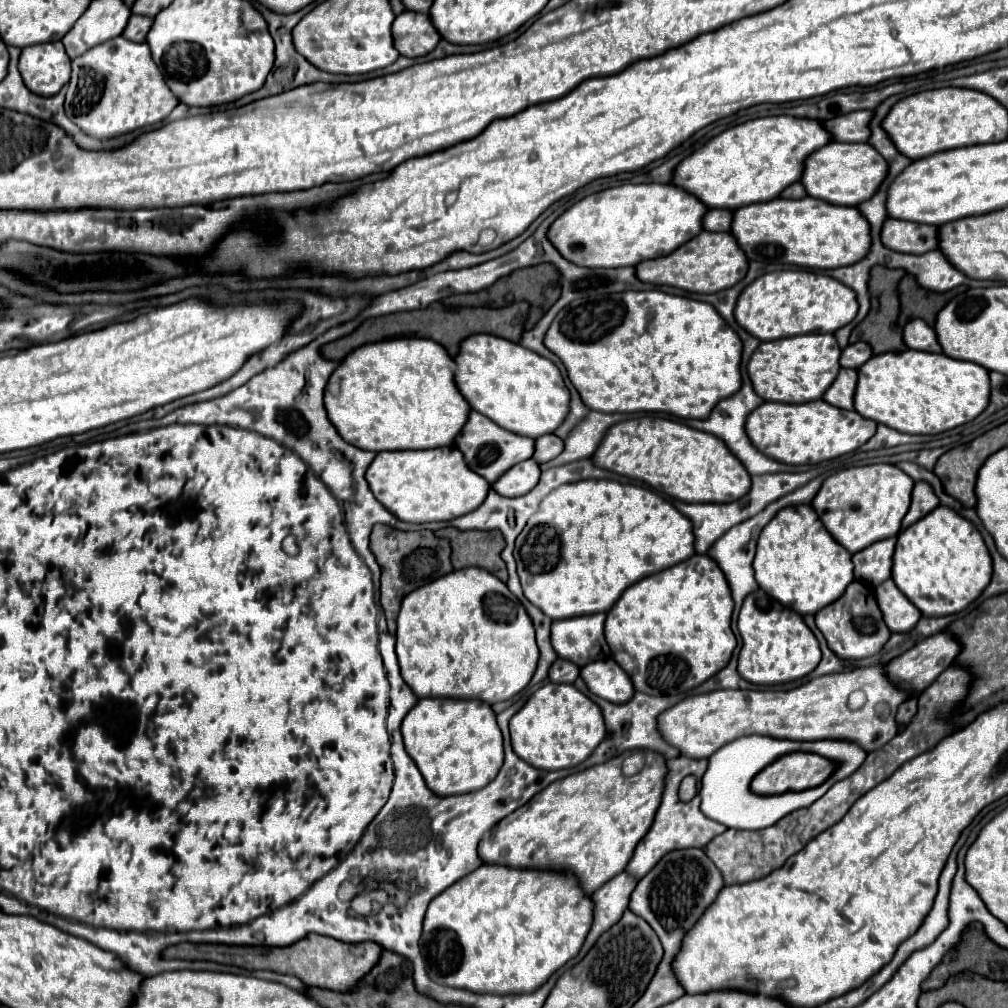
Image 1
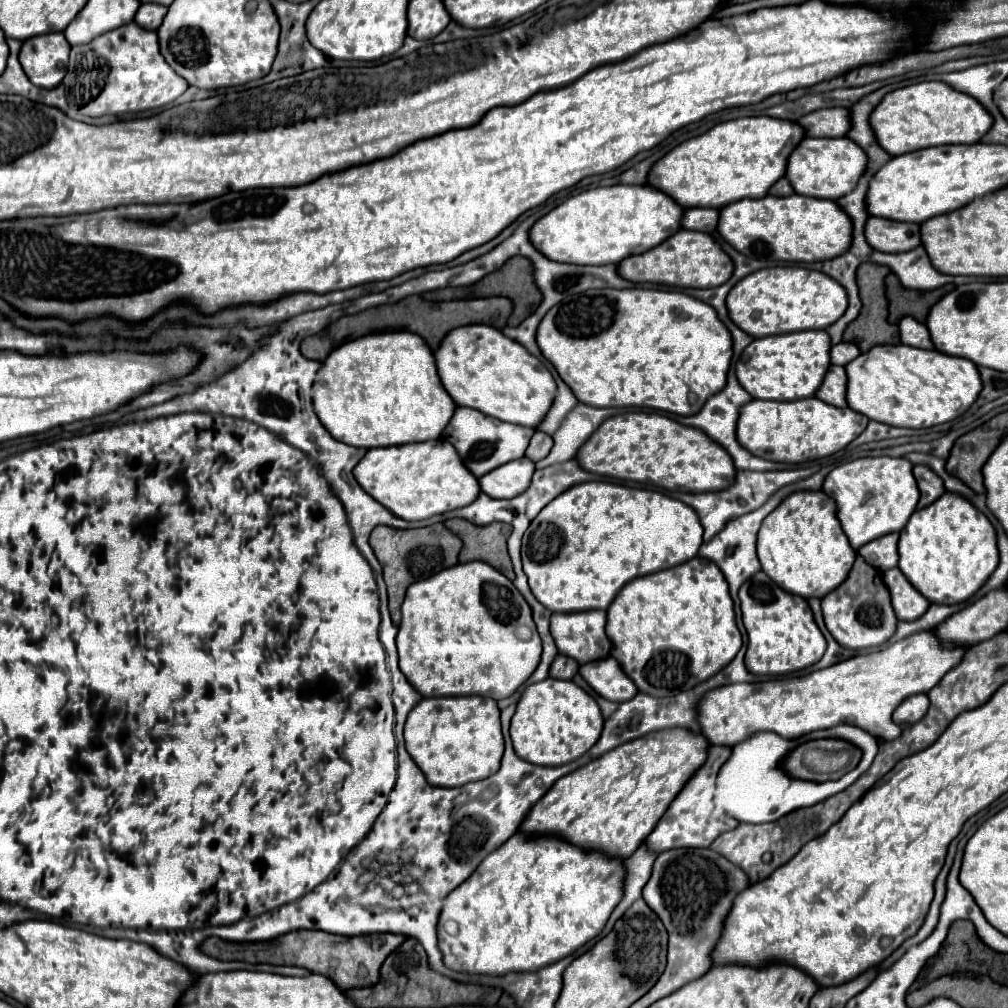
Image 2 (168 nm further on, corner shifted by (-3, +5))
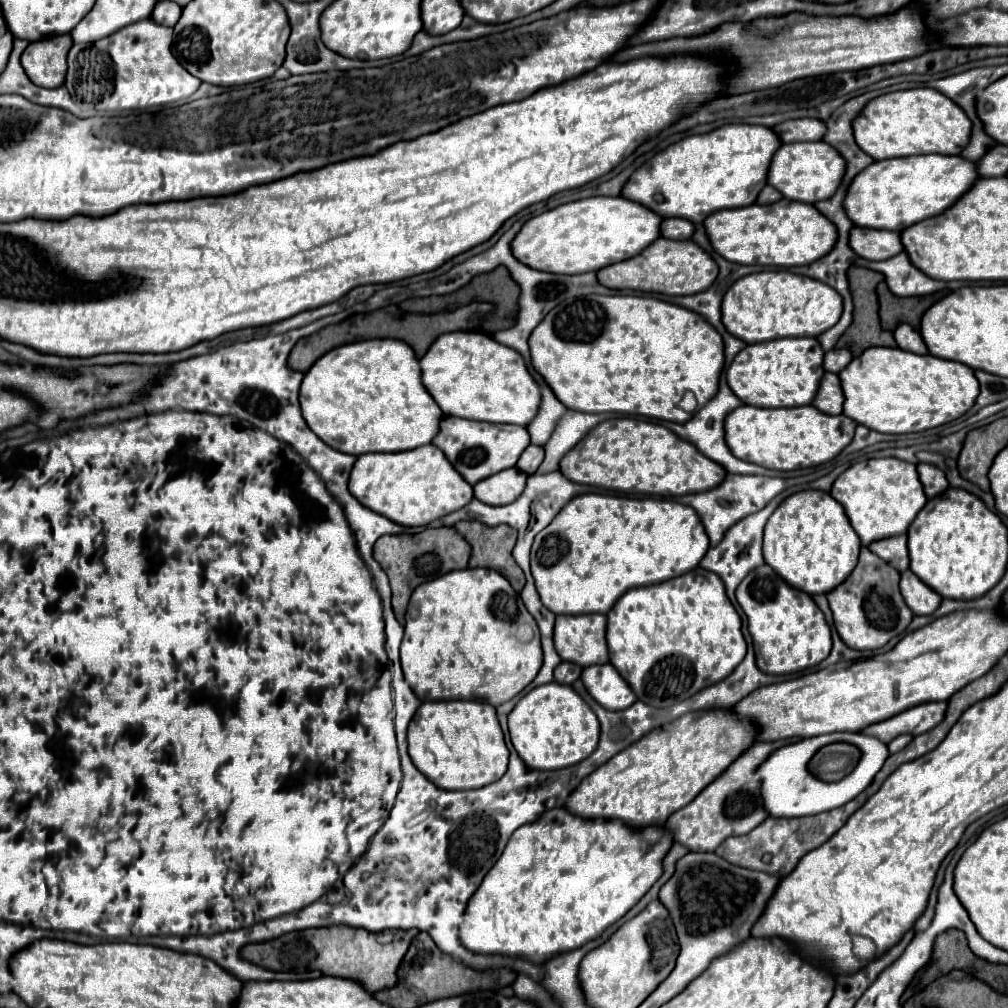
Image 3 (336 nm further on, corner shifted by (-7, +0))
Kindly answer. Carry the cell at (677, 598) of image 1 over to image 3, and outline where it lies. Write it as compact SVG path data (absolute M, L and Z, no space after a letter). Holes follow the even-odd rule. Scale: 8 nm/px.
M695 568L683 576L661 584L627 590L607 614L607 644L611 664L625 678L637 698L649 706L675 706L705 686L727 678L745 658L745 638L741 634L741 618L725 594L721 578L705 568Z

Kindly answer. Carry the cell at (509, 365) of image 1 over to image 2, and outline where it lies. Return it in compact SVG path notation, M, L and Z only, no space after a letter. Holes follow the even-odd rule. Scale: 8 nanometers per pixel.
M491 325L451 329L433 351L433 357L441 385L459 407L471 407L499 421L535 429L553 403L555 381L549 369L537 357L529 355L523 345Z

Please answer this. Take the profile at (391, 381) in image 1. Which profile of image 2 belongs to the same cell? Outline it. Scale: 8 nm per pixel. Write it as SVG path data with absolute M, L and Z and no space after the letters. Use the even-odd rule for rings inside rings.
M409 331L369 333L333 349L315 375L311 399L315 415L331 437L363 449L437 439L455 409L453 399L441 389L431 349L419 335Z

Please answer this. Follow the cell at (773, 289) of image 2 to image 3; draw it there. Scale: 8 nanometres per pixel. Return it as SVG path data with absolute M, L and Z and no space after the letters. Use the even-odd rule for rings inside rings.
M765 270L739 278L723 298L723 324L747 344L767 342L785 336L819 336L841 318L843 302L837 290L825 282L787 270Z

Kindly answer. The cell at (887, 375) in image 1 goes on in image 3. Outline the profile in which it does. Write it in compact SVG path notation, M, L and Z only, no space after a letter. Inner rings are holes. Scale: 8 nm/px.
M867 348L861 356L853 358L845 370L839 372L839 378L845 394L843 414L855 420L857 424L885 434L923 432L953 422L973 408L979 390L977 378L969 366L951 360L939 360L931 354L919 356L913 352L905 352L901 348Z

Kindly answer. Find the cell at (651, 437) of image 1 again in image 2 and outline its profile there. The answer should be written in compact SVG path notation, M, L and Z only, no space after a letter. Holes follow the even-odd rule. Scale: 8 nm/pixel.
M629 411L625 415L609 417L599 429L579 447L575 455L581 469L589 473L635 483L651 483L667 491L701 491L723 489L733 479L733 461L725 449L713 445L697 429L689 429L665 415Z

